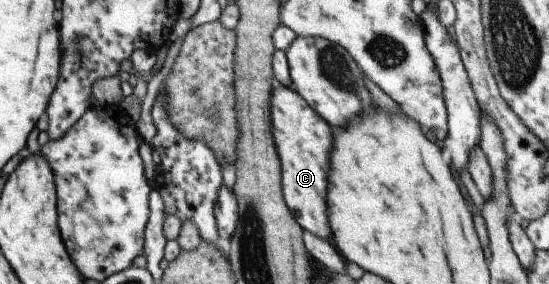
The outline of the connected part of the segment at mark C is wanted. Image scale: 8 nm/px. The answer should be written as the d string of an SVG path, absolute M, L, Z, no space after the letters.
M278 83L272 88L268 102L270 103L268 112L272 142L275 142L274 148L280 161L281 198L302 230L307 230L310 234L331 243L332 234L330 234L330 225L326 216L324 196L326 196L326 186L328 186L326 178L328 178L328 158L330 158L330 150L332 150L332 128L292 88L286 88Z

